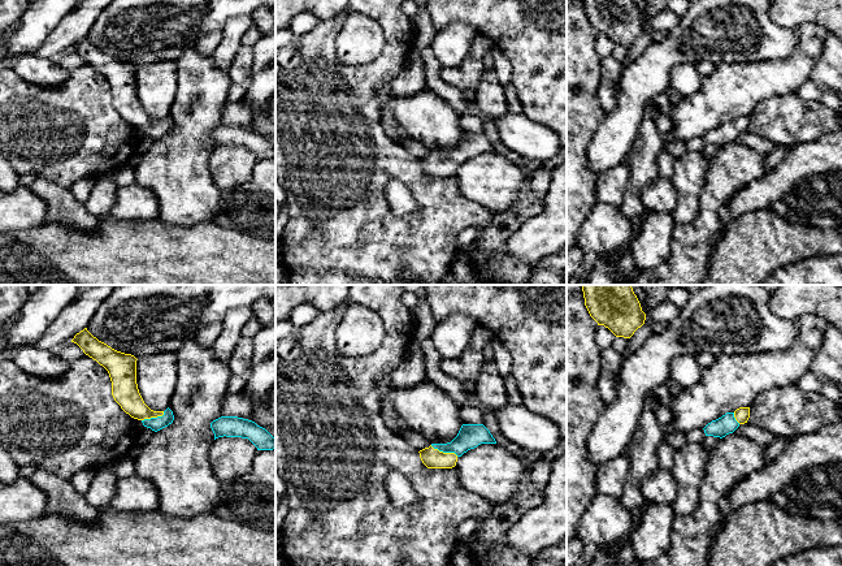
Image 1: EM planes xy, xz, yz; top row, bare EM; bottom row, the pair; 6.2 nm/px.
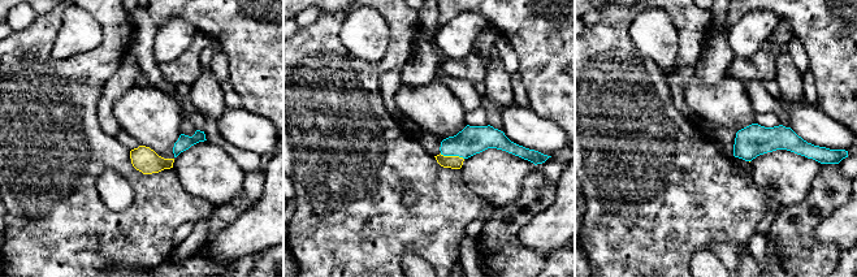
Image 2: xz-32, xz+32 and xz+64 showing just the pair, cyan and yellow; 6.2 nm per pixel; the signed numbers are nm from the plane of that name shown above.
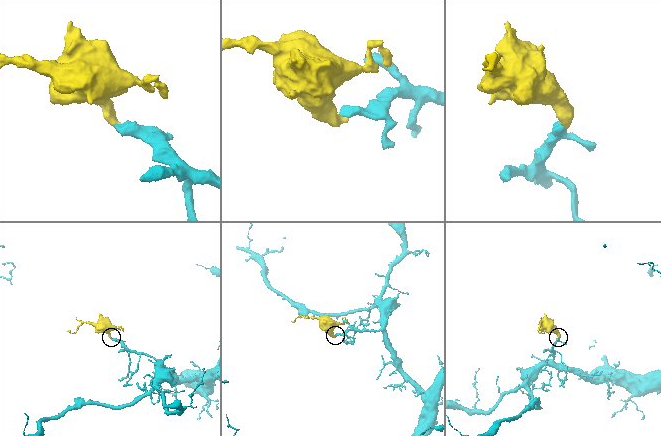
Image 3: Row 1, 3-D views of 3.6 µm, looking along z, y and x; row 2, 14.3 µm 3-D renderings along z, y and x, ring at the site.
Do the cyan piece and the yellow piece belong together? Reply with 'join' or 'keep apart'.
join

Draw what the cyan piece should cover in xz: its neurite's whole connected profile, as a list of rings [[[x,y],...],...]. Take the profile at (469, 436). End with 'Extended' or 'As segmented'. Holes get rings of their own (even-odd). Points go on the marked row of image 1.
[[[463,424],[451,442],[431,444],[418,453],[427,468],[452,468],[459,457],[481,444],[496,444],[496,441],[483,424]]]. Extended

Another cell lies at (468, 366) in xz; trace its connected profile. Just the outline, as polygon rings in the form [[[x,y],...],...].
[[[478,327],[473,333],[470,344],[456,359],[442,359],[439,368],[448,376],[465,381],[477,381],[485,362],[483,349],[492,338],[487,328]]]

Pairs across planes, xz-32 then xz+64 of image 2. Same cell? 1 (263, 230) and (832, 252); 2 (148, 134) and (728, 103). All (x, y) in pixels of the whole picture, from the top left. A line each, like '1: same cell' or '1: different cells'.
1: different cells
2: same cell

